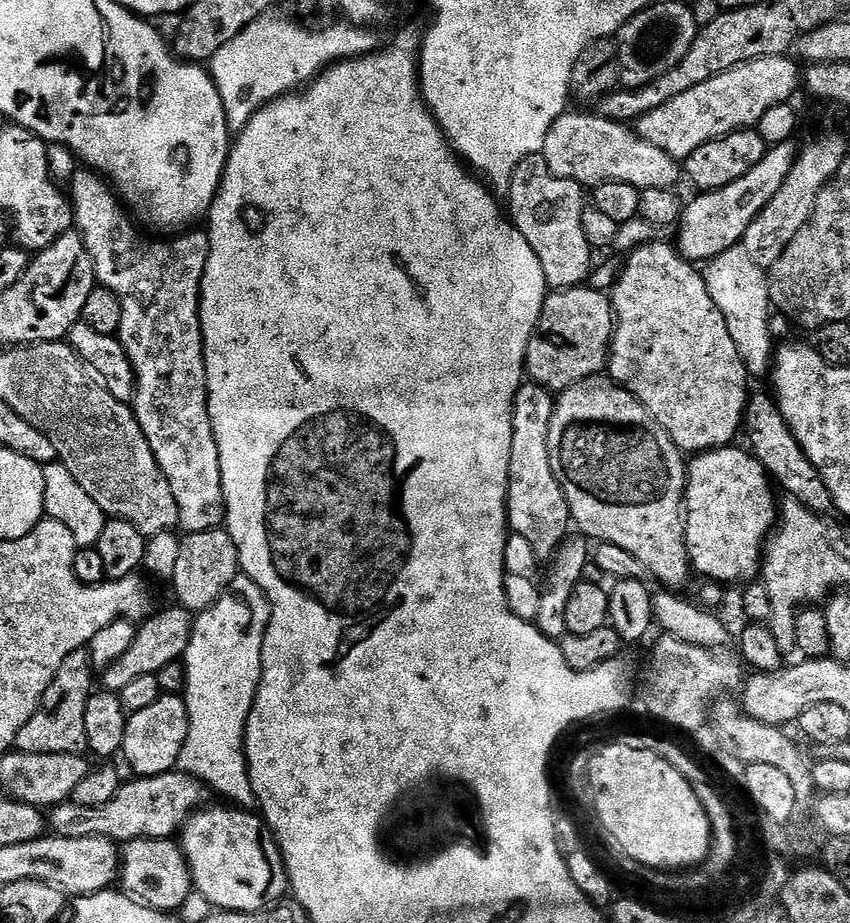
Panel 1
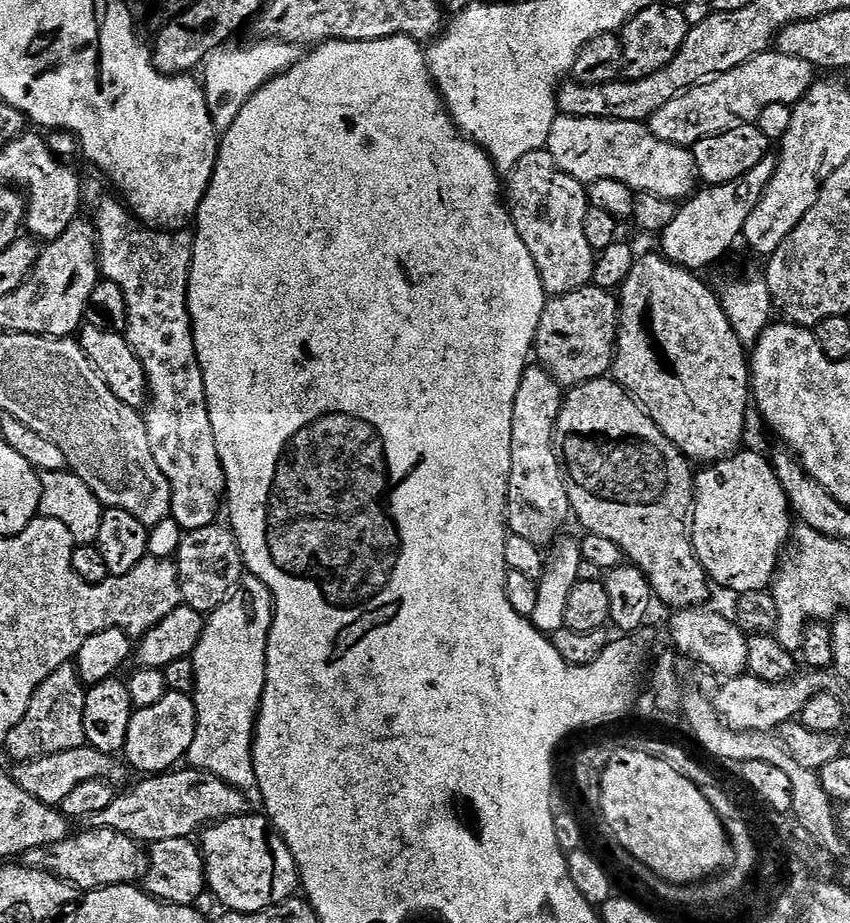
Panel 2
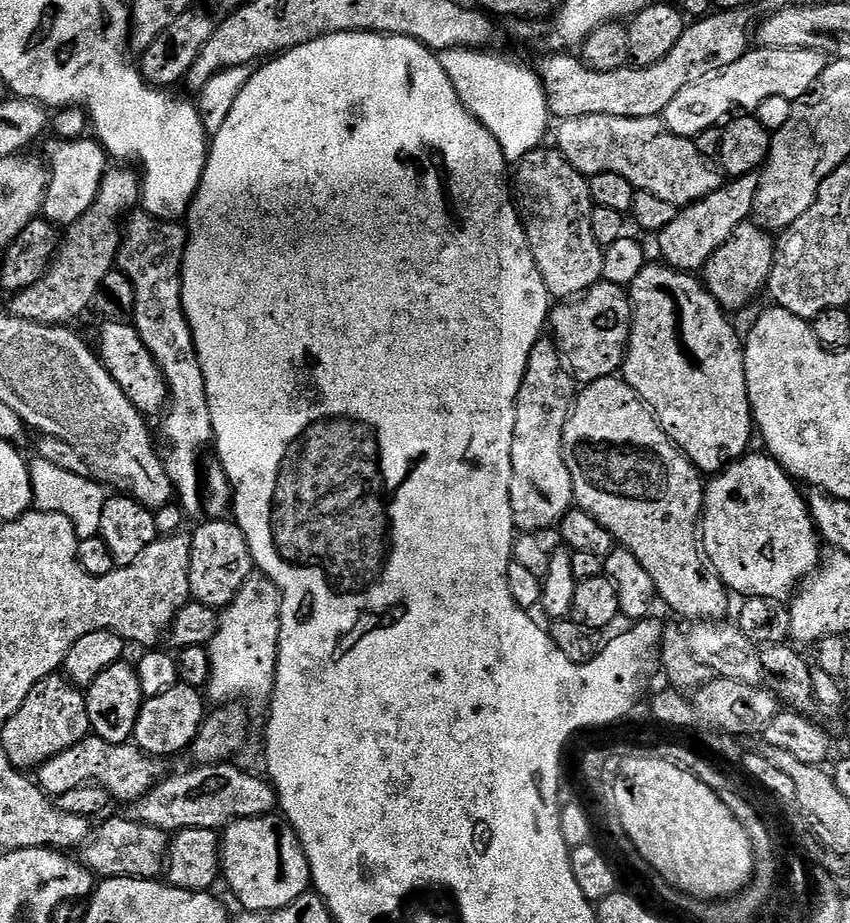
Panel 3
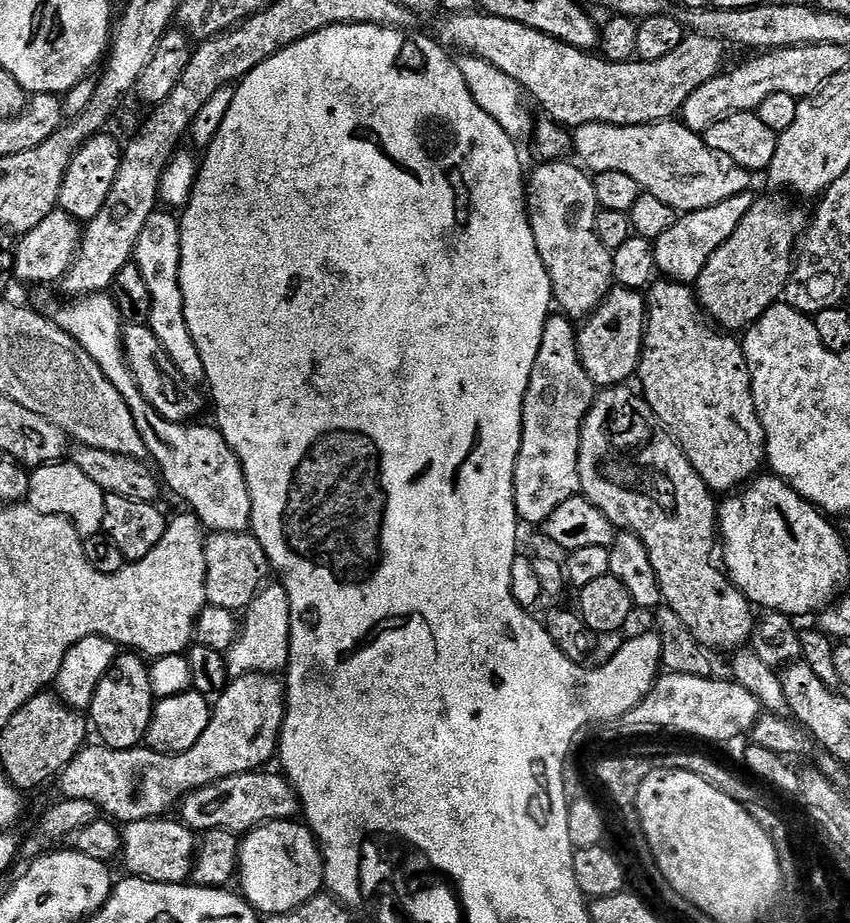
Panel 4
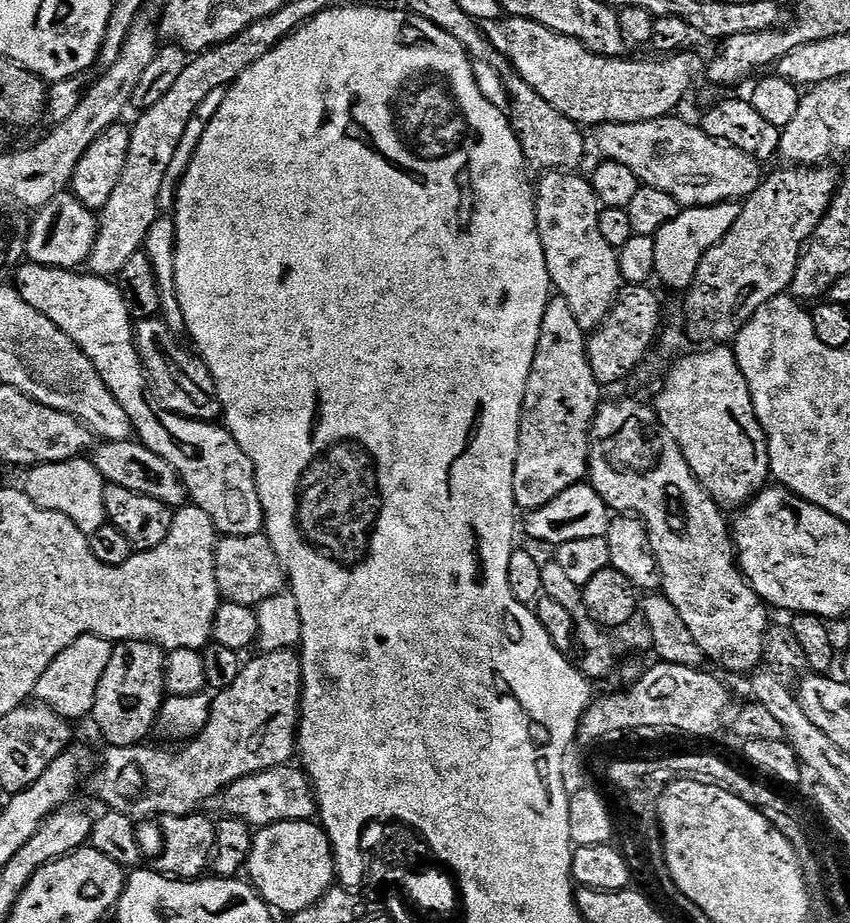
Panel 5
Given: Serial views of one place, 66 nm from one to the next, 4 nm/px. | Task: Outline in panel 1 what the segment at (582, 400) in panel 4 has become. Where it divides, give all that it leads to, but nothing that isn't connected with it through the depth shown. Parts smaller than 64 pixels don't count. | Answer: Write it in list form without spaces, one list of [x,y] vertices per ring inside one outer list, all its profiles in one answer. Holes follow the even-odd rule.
[[[531,382],[521,383],[516,391],[516,405],[512,408],[512,461],[508,471],[508,526],[515,535],[526,538],[530,546],[534,546],[536,555],[541,558],[555,557],[557,549],[563,543],[570,528],[570,513],[568,499],[564,497],[564,489],[556,479],[556,472],[552,468],[552,459],[548,453],[548,435],[552,421],[554,396],[541,384]]]

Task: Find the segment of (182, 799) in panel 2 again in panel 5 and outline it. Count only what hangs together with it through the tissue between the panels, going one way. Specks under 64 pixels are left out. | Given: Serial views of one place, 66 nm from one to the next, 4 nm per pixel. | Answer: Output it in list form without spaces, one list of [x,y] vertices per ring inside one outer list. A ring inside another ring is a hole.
[[[289,763],[239,779],[224,788],[214,804],[220,808],[221,815],[238,818],[254,828],[282,821],[313,821],[319,813],[308,777],[301,767]]]

